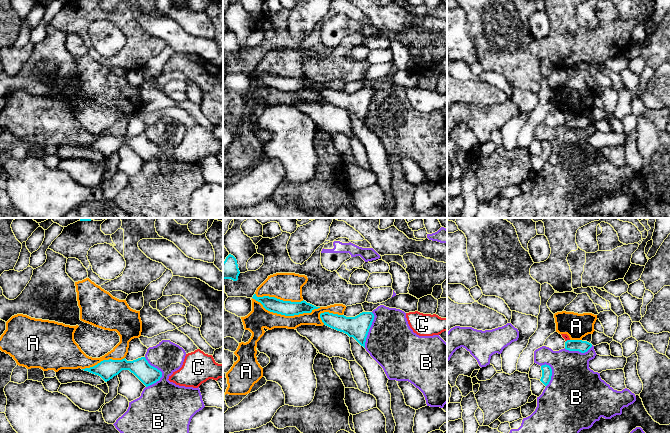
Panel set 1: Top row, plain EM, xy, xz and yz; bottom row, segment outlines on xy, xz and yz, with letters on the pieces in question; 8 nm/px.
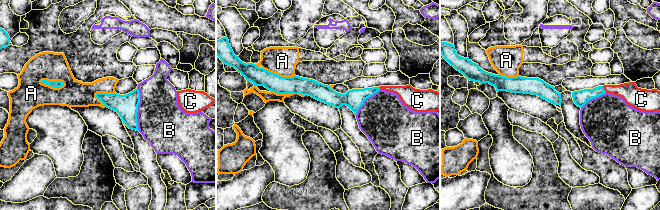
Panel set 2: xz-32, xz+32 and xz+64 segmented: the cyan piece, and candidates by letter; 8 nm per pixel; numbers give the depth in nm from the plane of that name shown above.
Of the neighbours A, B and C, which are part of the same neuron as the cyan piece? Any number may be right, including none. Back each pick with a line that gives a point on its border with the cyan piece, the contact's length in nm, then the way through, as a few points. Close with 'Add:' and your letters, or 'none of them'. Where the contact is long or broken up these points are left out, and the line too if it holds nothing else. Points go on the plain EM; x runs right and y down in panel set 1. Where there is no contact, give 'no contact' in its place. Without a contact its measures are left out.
C: yz (567, 116) | 40 nm
Add: C

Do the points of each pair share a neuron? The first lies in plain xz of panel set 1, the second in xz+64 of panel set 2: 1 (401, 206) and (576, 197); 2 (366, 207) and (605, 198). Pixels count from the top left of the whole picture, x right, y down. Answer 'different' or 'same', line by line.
1: different
2: same

